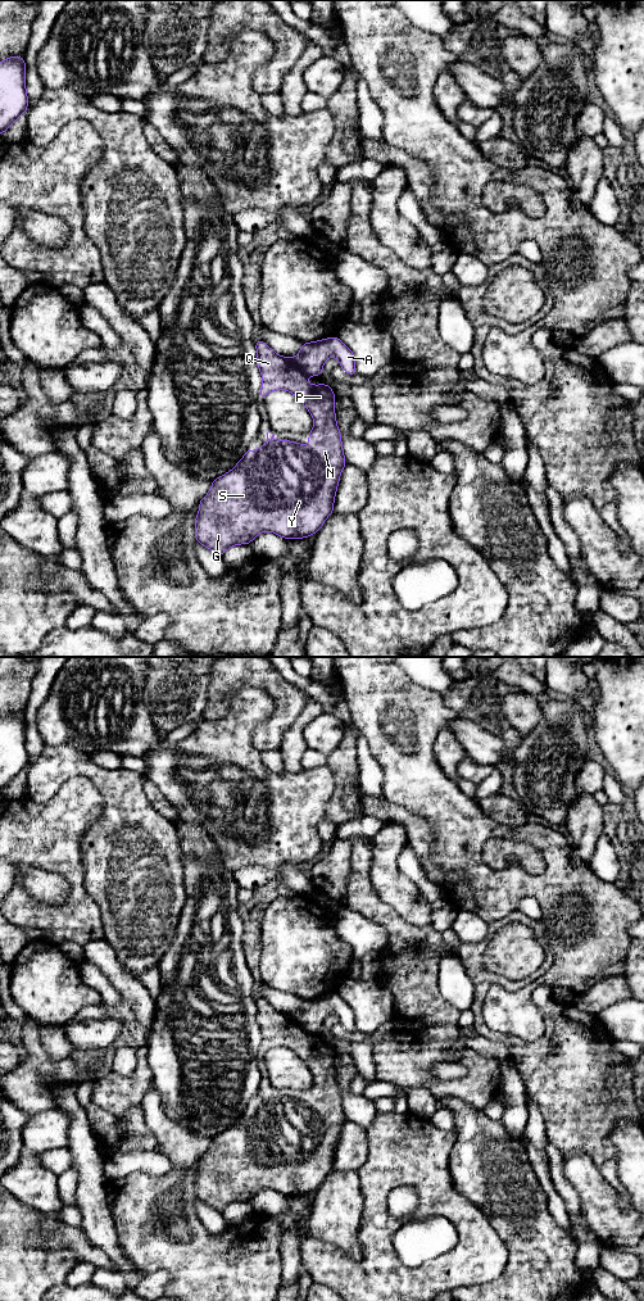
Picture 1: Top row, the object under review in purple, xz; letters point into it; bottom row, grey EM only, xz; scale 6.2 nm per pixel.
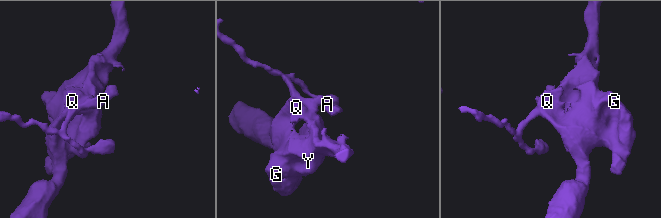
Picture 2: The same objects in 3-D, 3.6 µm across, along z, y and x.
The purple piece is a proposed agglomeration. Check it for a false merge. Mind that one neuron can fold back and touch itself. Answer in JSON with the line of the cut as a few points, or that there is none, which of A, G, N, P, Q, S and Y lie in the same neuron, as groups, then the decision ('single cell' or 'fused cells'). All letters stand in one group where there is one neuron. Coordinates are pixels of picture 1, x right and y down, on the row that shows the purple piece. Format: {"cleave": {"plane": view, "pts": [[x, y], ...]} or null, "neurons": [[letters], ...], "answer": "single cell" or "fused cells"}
{"cleave": {"plane": "xz", "pts": [[288, 358], [307, 376]]}, "neurons": [["A"], ["G", "N", "P", "Q", "S", "Y"]], "answer": "fused cells"}

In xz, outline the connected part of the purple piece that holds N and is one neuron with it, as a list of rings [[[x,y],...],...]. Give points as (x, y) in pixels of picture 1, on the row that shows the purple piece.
[[[257,340],[255,341],[255,349],[258,352],[258,357],[255,359],[257,366],[259,367],[259,371],[262,373],[263,377],[263,385],[262,389],[259,391],[259,396],[262,399],[266,398],[266,395],[273,390],[289,390],[291,391],[296,398],[300,399],[300,402],[307,407],[307,409],[309,411],[309,413],[312,414],[313,420],[314,420],[314,427],[310,432],[308,432],[309,436],[309,446],[305,448],[303,444],[295,443],[295,441],[289,441],[289,440],[284,440],[284,441],[278,441],[277,439],[275,439],[275,434],[272,435],[272,441],[268,441],[268,432],[267,432],[267,440],[264,441],[263,446],[258,450],[248,450],[244,453],[244,457],[240,462],[237,462],[237,464],[227,473],[225,473],[223,476],[217,477],[214,481],[212,481],[212,488],[210,491],[200,500],[199,503],[199,513],[196,516],[195,520],[195,538],[196,541],[200,543],[201,545],[212,549],[213,552],[216,552],[219,556],[223,556],[223,553],[232,545],[237,545],[237,544],[250,544],[251,540],[260,532],[263,531],[272,531],[285,539],[303,539],[307,538],[309,535],[314,535],[325,523],[325,520],[332,513],[334,511],[334,500],[335,500],[335,495],[336,495],[336,490],[337,490],[337,485],[339,485],[339,480],[340,480],[340,475],[341,471],[344,468],[344,466],[346,464],[346,461],[344,458],[344,453],[343,453],[343,444],[341,444],[341,435],[339,431],[339,427],[336,425],[336,414],[335,414],[335,409],[334,409],[334,402],[335,402],[335,394],[331,390],[328,384],[323,384],[323,385],[308,385],[305,382],[307,380],[307,375],[304,375],[289,358],[285,358],[282,355],[276,354],[264,341],[262,340]]]

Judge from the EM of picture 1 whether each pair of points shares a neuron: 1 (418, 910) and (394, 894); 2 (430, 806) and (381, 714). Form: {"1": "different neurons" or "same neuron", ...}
{"1": "same neuron", "2": "same neuron"}

